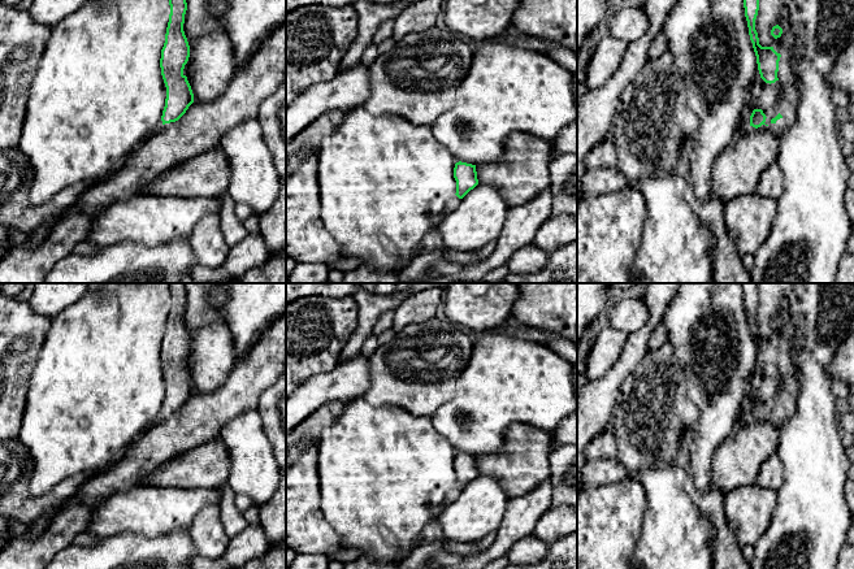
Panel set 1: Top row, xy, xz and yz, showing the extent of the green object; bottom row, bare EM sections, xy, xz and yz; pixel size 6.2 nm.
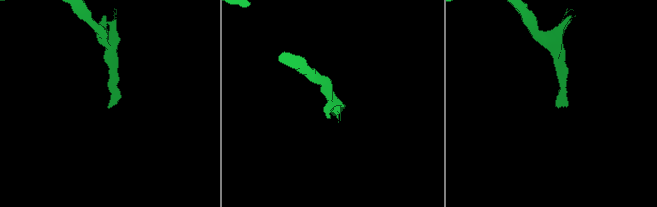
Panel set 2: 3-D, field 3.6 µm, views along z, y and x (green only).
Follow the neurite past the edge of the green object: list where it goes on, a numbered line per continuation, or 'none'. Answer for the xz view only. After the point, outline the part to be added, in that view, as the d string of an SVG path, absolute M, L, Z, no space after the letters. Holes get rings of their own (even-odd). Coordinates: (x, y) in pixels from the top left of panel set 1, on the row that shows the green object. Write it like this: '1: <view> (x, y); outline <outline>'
1: xz (451, 205); outline M454 195L454 196L450 199L450 201L446 204L442 218L443 218L445 216L447 216L448 213L454 212L454 210L458 208L459 203L460 203L460 199L459 199L456 195Z

